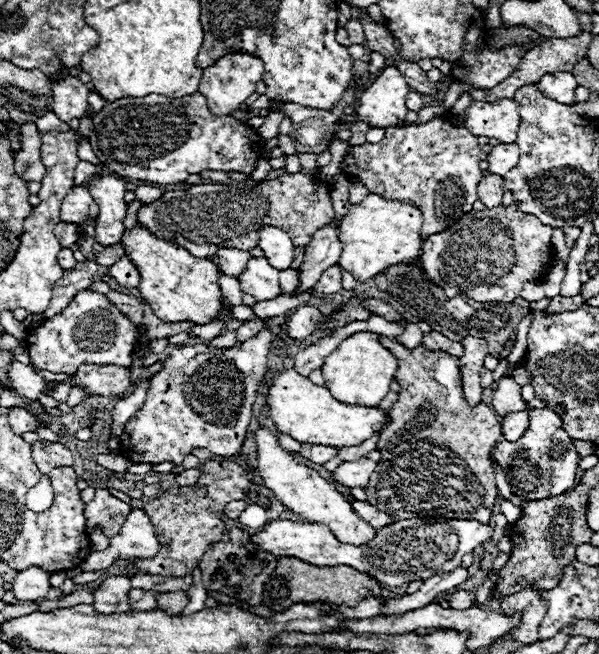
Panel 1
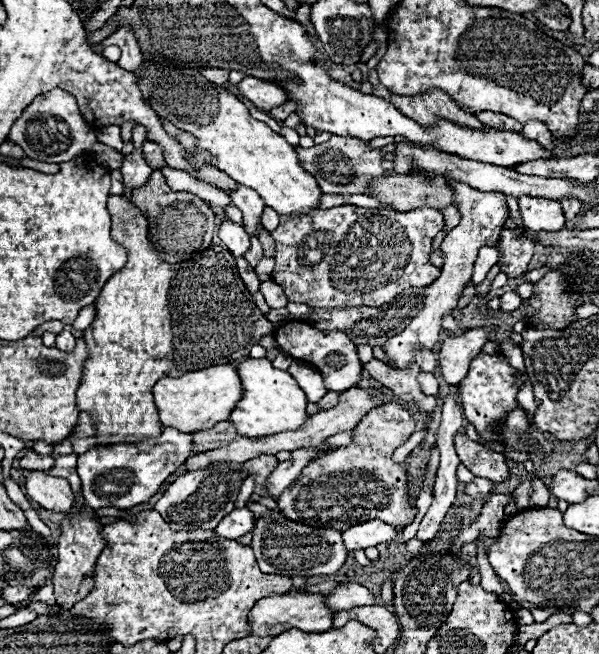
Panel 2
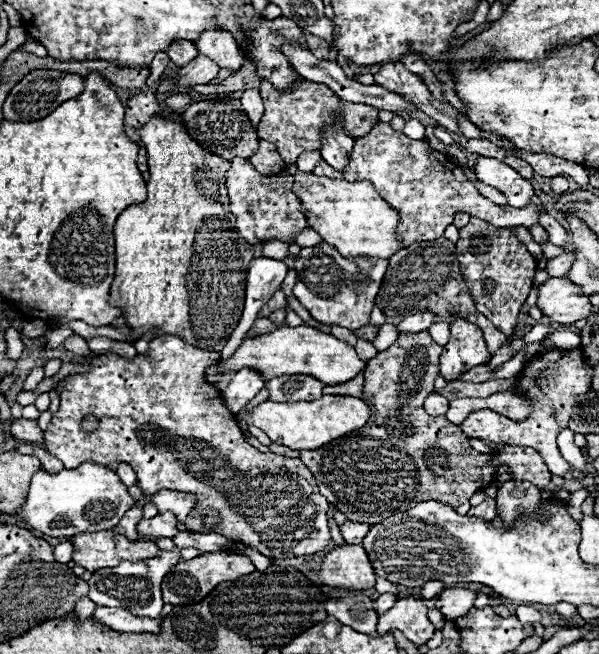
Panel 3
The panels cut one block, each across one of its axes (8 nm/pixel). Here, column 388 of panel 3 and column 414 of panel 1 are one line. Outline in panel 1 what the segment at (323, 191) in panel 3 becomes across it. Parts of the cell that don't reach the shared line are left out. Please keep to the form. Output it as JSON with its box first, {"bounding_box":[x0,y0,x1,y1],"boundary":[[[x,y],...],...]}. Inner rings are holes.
{"bounding_box":[338,194,422,282],"boundary":[[[368,194],[360,204],[352,204],[340,220],[338,240],[342,244],[342,254],[338,266],[350,272],[358,282],[366,282],[386,266],[418,258],[422,250],[420,226],[422,216],[410,202],[388,202],[378,194]]]}

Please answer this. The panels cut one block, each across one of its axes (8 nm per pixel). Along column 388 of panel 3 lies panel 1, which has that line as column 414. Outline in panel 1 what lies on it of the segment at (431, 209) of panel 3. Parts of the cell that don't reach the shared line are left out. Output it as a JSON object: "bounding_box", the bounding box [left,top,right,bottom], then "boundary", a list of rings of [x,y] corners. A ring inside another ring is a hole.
{"bounding_box":[340,116,484,242],"boundary":[[[438,116],[420,126],[386,128],[386,138],[378,144],[366,142],[362,146],[350,146],[340,162],[340,172],[358,178],[370,194],[380,194],[384,200],[408,200],[416,204],[422,212],[422,242],[426,242],[426,238],[444,232],[446,228],[456,224],[468,210],[472,210],[472,204],[478,200],[476,188],[484,174],[480,168],[480,154],[482,148],[478,146],[476,136],[472,136],[466,128],[456,128],[450,118]]]}

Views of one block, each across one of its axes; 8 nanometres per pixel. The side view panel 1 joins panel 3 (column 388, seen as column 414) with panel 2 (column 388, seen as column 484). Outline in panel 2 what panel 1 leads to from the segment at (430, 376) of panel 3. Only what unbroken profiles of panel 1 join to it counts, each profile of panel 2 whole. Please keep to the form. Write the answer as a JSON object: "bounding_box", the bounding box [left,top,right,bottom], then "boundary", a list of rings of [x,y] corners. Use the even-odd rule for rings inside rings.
{"bounding_box":[278,404,416,530],"boundary":[[[384,404],[376,410],[370,410],[358,424],[354,442],[350,446],[340,446],[334,452],[328,452],[318,462],[310,462],[296,482],[284,490],[284,494],[278,498],[280,514],[286,518],[312,526],[312,528],[334,528],[334,530],[346,530],[352,524],[360,524],[372,518],[380,518],[392,526],[410,524],[416,516],[416,506],[410,502],[410,488],[408,488],[408,476],[406,476],[406,462],[394,464],[392,452],[400,444],[404,444],[414,434],[414,420],[408,410],[404,410],[400,404]]]}

